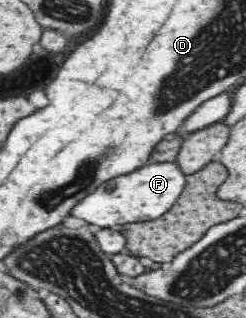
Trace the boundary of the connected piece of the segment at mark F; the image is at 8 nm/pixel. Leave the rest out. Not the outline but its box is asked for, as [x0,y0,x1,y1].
[71,162,185,228]

